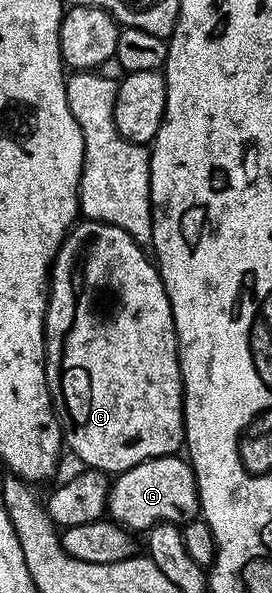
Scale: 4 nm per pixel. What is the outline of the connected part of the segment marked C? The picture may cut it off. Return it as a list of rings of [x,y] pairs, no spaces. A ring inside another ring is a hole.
[[[81,220],[68,230],[64,241],[60,245],[60,250],[56,252],[56,260],[52,262],[52,272],[50,274],[50,284],[48,287],[48,306],[46,307],[46,315],[44,316],[44,370],[46,371],[46,379],[48,380],[48,390],[52,396],[52,407],[56,411],[56,418],[60,420],[60,431],[62,441],[65,446],[72,448],[72,453],[89,469],[99,469],[100,472],[109,475],[119,475],[130,467],[134,467],[143,461],[149,461],[155,457],[171,457],[181,452],[184,440],[184,384],[180,378],[180,351],[176,347],[176,324],[174,323],[174,315],[170,307],[170,299],[166,295],[166,287],[160,278],[160,270],[156,268],[153,258],[146,254],[145,246],[138,244],[134,239],[130,239],[130,235],[126,235],[126,231],[122,231],[122,227],[114,227],[110,223],[102,223],[101,221]]]

